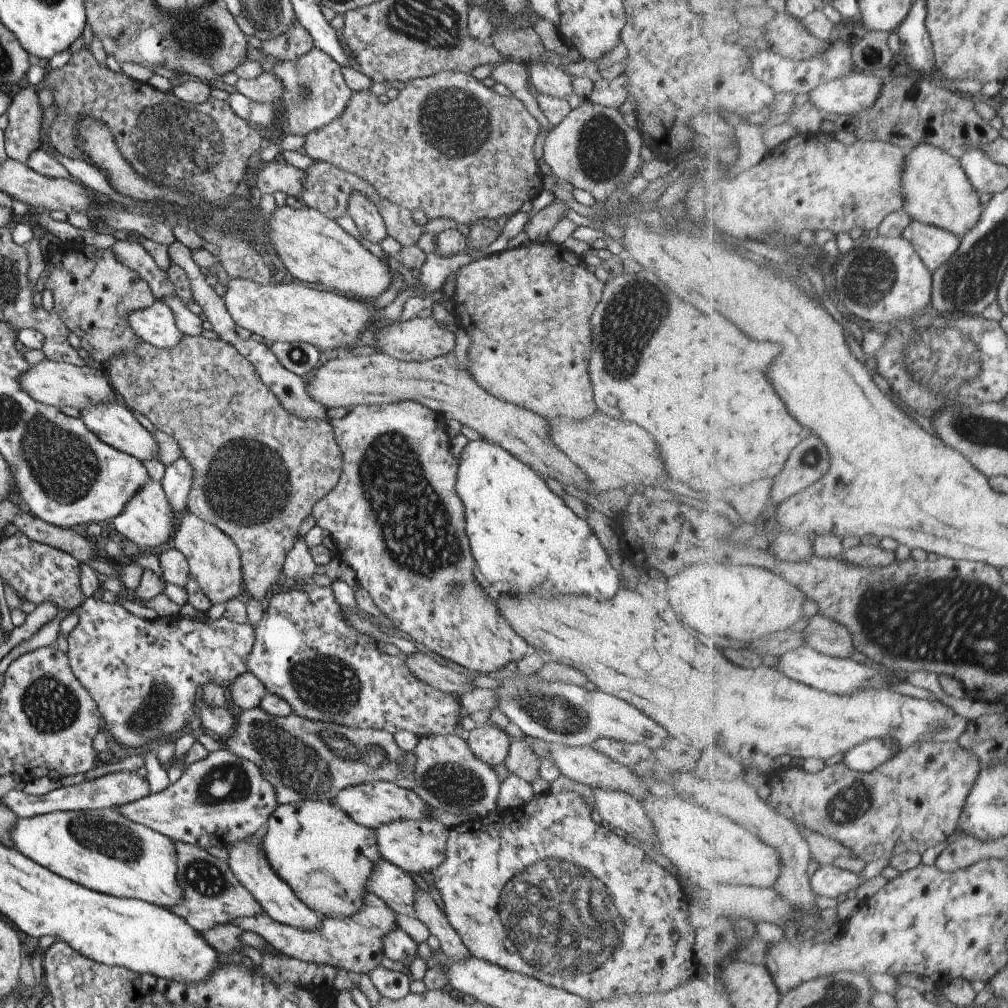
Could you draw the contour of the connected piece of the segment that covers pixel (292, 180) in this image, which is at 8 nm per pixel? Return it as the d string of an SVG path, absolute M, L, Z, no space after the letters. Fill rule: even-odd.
M279 158L273 159L270 164L262 168L252 183L261 194L283 192L286 196L291 195L298 199L302 196L305 184L306 174L303 170Z

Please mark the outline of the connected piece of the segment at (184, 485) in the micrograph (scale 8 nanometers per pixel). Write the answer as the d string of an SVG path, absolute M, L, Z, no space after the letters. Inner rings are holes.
M179 457L171 464L164 465L164 476L160 485L176 516L186 508L186 498L191 481L191 465L183 458Z

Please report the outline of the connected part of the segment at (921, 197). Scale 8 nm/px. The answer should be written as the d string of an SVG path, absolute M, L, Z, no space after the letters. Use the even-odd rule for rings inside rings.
M923 143L908 153L903 188L906 199L904 209L912 219L948 230L959 238L973 231L985 212L979 199L981 194L956 153L935 148L934 145Z

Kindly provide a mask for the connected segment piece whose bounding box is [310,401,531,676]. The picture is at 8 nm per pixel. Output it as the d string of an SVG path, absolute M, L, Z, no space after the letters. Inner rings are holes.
M399 401L382 405L355 405L341 418L324 417L324 419L330 424L334 441L340 450L342 471L337 484L323 498L315 502L310 514L315 519L316 525L321 530L325 530L332 538L337 552L336 556L349 565L349 568L354 572L357 584L367 591L367 594L377 606L377 610L382 612L385 618L389 618L391 624L397 629L425 646L429 652L435 652L444 660L455 662L455 664L467 668L469 672L473 670L473 672L481 675L498 675L505 672L505 666L509 662L517 662L523 656L529 655L531 653L530 646L523 642L508 623L497 614L493 604L487 600L488 596L481 592L479 584L475 582L474 558L469 551L468 540L464 531L463 503L455 492L458 462L453 459L450 453L450 440L447 437L444 418L418 402Z

